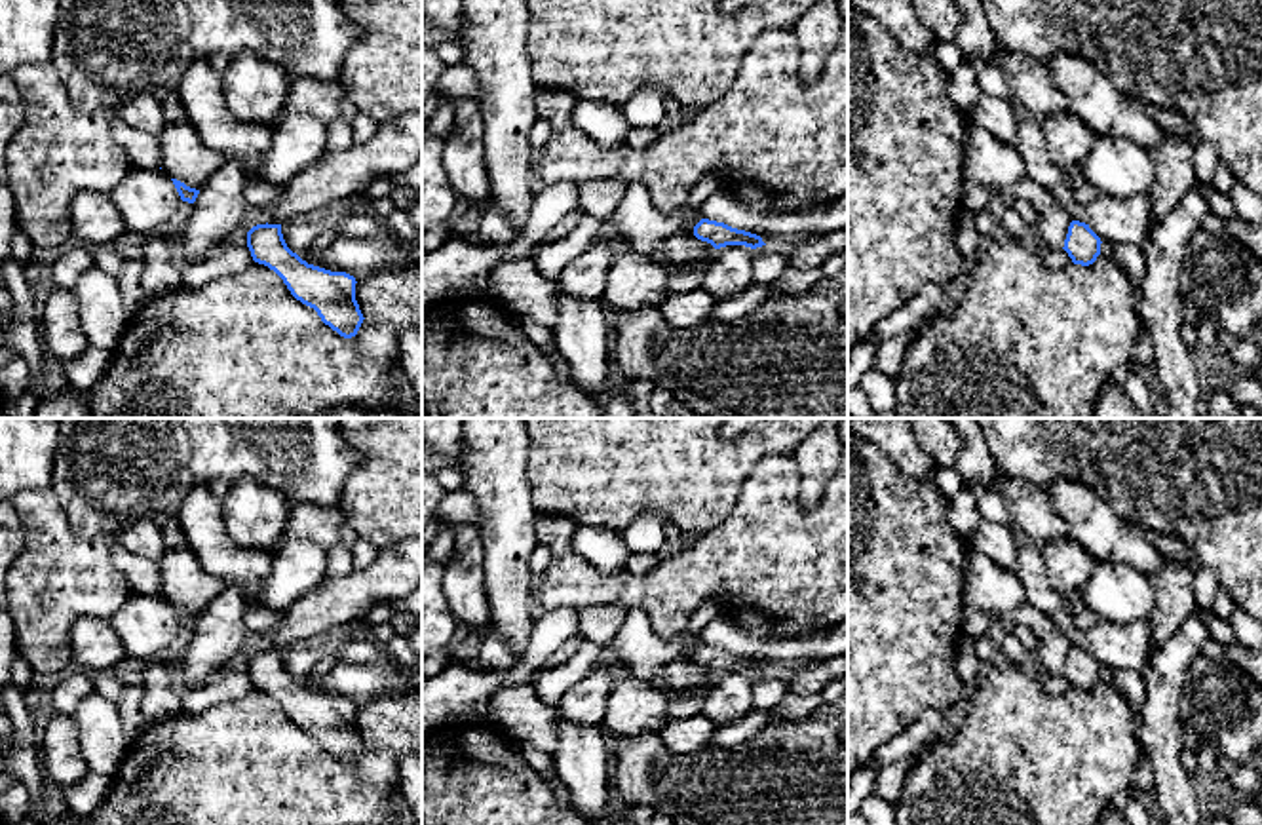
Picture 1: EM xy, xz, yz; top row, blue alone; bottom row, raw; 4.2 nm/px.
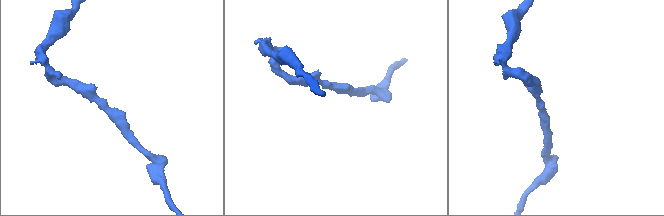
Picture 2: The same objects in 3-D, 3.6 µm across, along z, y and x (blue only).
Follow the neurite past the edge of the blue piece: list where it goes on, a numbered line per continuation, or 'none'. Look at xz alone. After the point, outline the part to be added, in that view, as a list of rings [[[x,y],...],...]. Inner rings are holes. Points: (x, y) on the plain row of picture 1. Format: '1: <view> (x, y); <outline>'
none

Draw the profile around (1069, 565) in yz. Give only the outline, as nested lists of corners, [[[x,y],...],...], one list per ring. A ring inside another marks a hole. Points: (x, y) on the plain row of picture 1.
[[[1070,536],[1040,542],[1051,585],[1061,593],[1078,593],[1087,582],[1095,557]]]

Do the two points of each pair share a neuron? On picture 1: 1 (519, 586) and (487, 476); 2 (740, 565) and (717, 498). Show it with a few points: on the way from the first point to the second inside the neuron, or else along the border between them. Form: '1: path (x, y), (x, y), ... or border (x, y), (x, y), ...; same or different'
1: path (506, 559), (504, 502); same
2: border (745, 478), (736, 506), (717, 525), (688, 538); different

